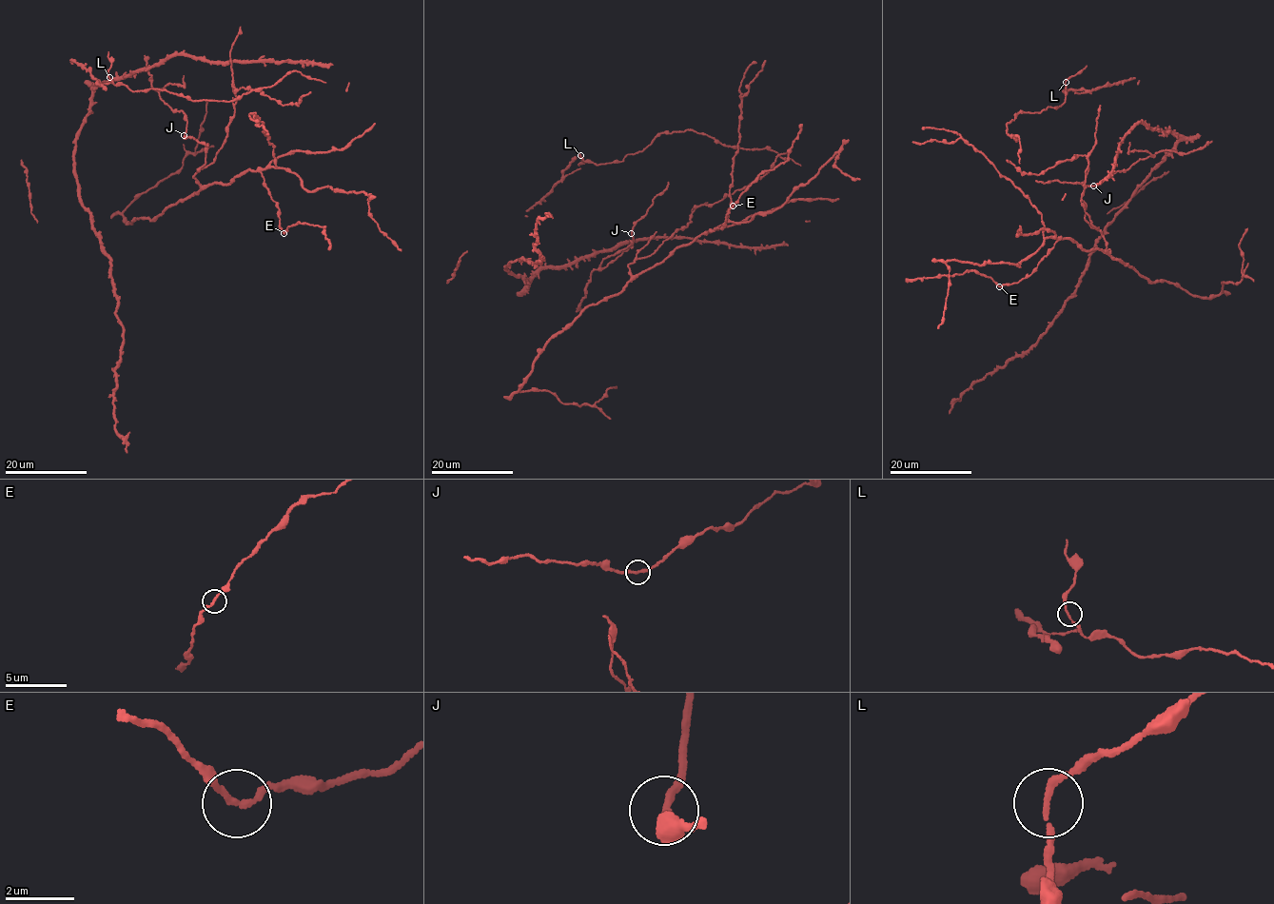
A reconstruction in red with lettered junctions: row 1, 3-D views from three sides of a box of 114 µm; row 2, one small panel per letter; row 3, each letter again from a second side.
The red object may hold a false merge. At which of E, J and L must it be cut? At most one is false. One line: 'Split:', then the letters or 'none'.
Split: none

